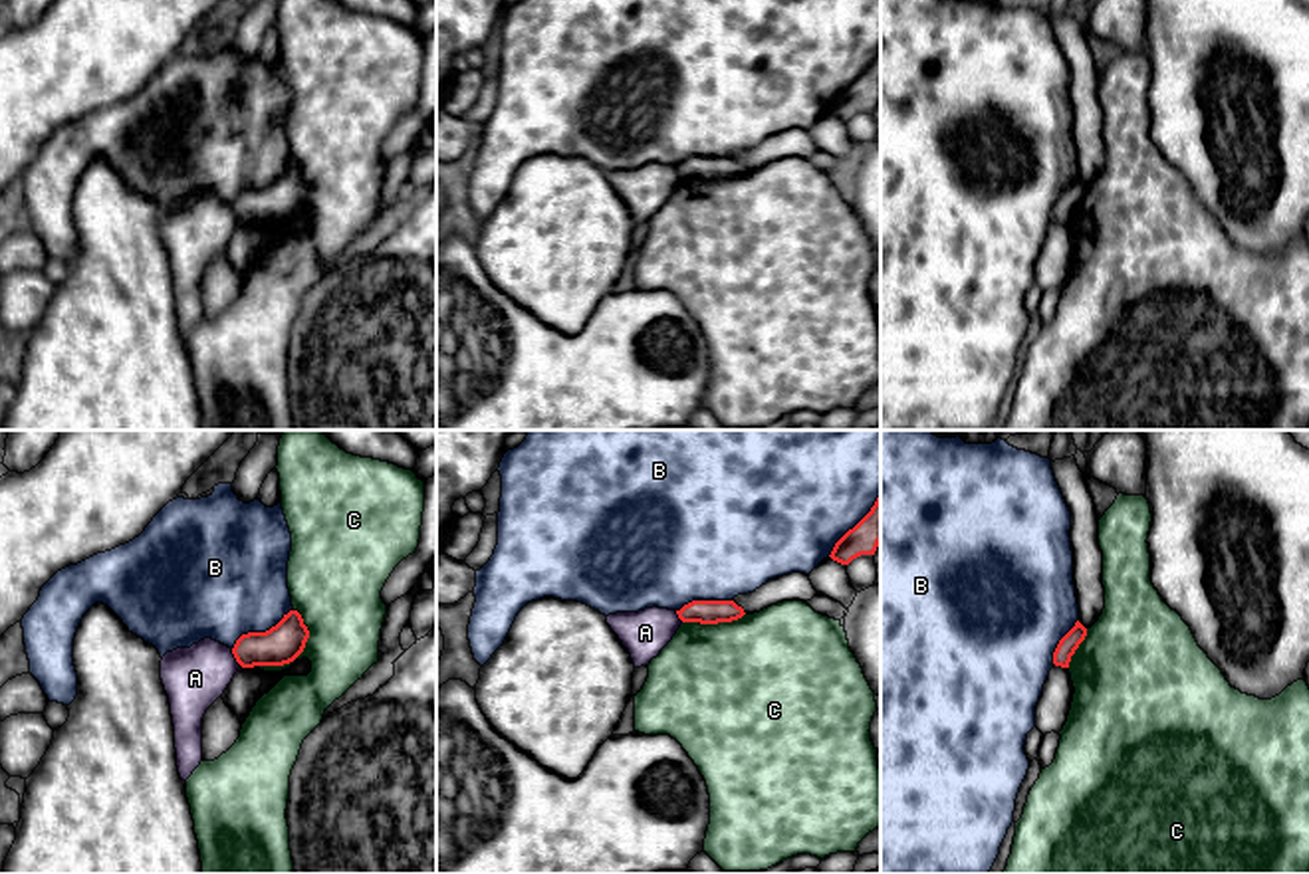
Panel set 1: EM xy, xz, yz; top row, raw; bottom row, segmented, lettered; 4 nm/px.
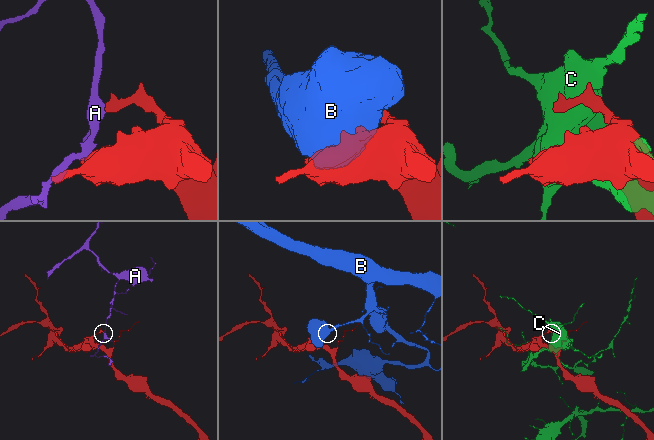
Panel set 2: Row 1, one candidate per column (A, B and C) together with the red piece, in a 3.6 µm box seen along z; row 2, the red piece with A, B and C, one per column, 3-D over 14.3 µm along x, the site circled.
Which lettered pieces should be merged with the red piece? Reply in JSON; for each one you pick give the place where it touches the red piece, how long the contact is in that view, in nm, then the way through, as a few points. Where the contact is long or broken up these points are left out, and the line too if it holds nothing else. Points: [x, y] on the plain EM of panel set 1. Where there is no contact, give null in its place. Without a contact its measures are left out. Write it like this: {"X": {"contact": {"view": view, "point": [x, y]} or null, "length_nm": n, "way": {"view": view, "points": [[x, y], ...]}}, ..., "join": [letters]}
{"join": []}

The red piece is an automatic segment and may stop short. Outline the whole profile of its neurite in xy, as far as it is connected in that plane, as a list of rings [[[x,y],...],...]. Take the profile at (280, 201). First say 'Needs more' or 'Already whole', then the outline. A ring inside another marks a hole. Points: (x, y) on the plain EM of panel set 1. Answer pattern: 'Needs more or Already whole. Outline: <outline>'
Already whole. Outline: [[[290,166],[266,188],[242,190],[232,210],[242,224],[284,222],[294,218],[305,204],[309,186],[298,166]]]

